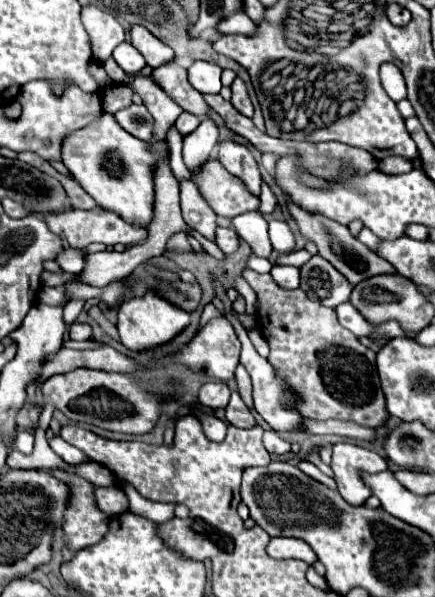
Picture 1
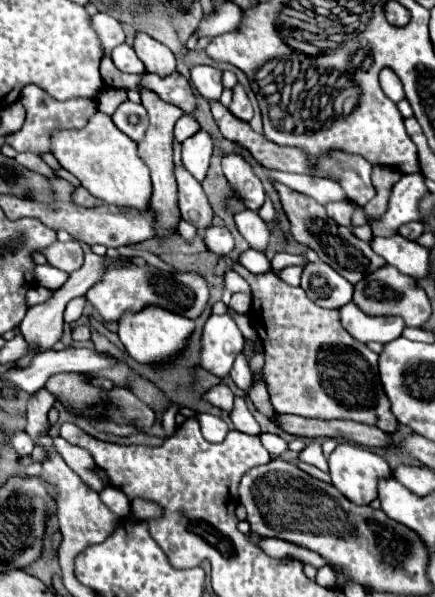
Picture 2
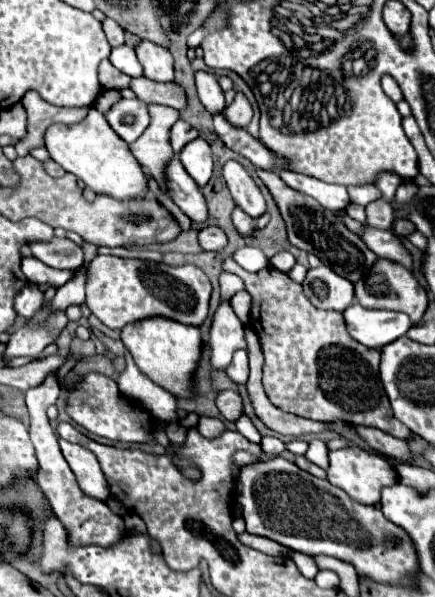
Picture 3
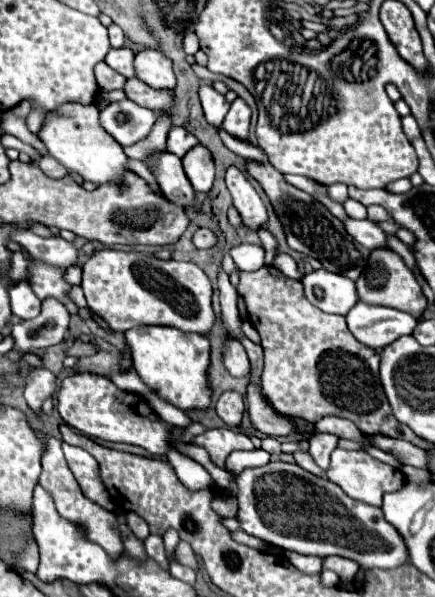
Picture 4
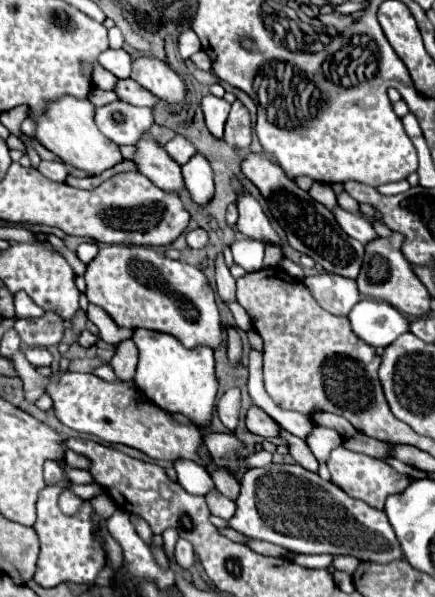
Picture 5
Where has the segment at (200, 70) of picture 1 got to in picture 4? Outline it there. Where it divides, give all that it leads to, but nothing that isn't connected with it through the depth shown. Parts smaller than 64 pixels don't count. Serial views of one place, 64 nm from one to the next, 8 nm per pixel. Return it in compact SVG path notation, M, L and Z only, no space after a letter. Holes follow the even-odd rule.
M204 84L204 86L200 86L200 100L202 100L202 108L204 108L208 124L214 128L220 128L228 108L230 108L226 98L222 94L218 94L210 84Z

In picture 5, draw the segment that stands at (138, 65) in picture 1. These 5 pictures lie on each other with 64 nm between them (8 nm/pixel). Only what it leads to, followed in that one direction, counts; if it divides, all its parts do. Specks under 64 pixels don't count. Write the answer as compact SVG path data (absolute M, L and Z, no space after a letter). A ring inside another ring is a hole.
M104 50L98 56L98 64L102 68L108 68L108 72L112 72L114 76L122 78L130 78L130 66L132 66L132 58L124 52L124 50Z

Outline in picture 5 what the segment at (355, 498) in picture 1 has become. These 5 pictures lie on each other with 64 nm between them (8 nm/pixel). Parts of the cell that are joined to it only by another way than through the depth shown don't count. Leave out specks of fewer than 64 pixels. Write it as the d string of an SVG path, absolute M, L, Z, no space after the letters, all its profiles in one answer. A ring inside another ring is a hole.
M338 446L330 452L330 458L326 460L326 466L328 466L328 470L332 474L332 482L336 486L340 486L348 496L364 500L368 506L372 506L376 510L384 510L384 500L390 494L400 494L400 492L404 492L404 488L408 488L414 482L410 476L398 474L384 460L376 460L376 458L366 456L366 454L350 452L344 446Z

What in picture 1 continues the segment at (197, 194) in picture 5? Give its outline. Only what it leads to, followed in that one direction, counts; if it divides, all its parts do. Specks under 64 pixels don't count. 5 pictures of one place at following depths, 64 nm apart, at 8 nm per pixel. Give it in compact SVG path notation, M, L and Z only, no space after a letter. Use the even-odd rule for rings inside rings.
M202 120L200 126L184 138L184 164L192 174L196 174L210 158L212 148L218 142L218 128L212 120Z

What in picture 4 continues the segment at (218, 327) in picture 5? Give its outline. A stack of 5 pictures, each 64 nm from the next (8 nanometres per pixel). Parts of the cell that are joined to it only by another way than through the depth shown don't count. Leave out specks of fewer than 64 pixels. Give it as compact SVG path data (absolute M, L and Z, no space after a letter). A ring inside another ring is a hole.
M102 248L83 266L82 288L88 308L100 314L112 330L126 332L134 326L160 324L208 336L216 322L212 286L208 276L192 262L158 260L136 250Z

